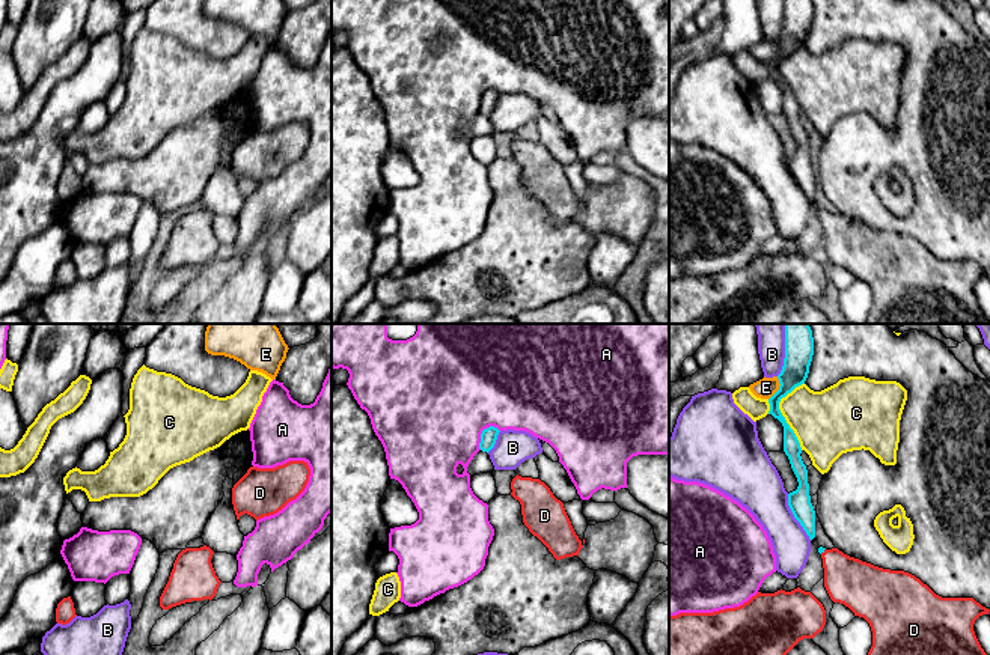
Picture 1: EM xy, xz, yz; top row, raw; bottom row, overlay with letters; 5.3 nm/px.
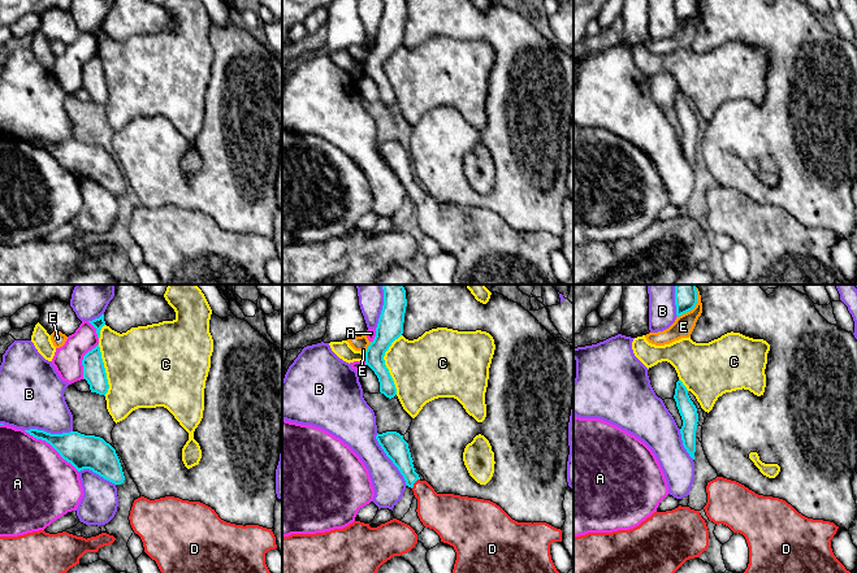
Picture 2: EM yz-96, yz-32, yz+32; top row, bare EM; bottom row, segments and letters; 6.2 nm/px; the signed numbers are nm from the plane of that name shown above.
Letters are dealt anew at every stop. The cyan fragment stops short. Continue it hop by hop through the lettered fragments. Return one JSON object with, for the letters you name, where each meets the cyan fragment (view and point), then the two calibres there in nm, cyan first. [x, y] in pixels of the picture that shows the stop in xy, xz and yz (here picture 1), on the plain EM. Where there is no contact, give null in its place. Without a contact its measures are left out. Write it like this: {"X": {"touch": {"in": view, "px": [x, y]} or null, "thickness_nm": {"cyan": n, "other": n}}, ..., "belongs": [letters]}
{"D": {"touch": {"in": "yz", "px": [821, 214]}, "thickness_nm": {"cyan": 30, "other": 260}}, "belongs": ["D"]}

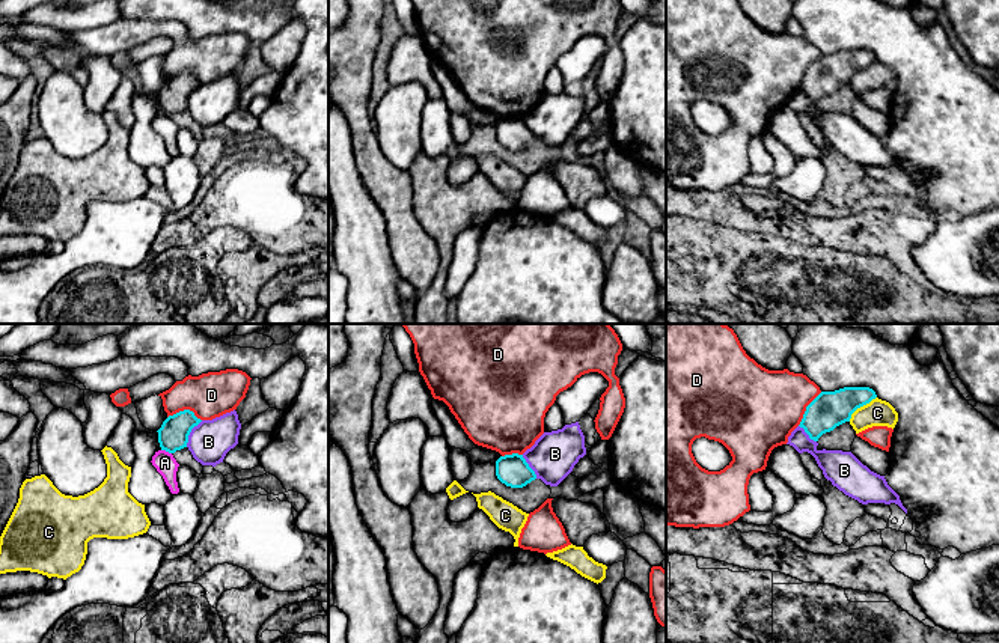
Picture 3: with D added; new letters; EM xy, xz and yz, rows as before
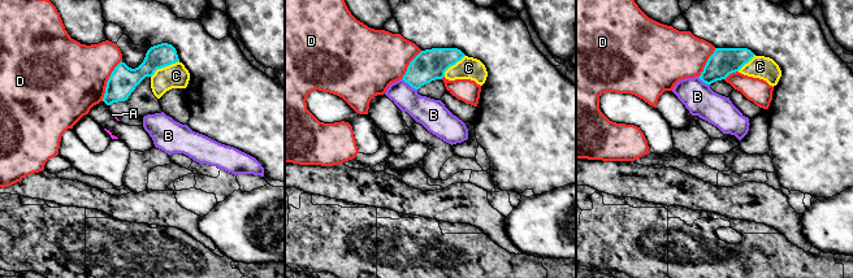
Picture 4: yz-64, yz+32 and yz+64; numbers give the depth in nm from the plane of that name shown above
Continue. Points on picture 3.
{"belongs": []}

